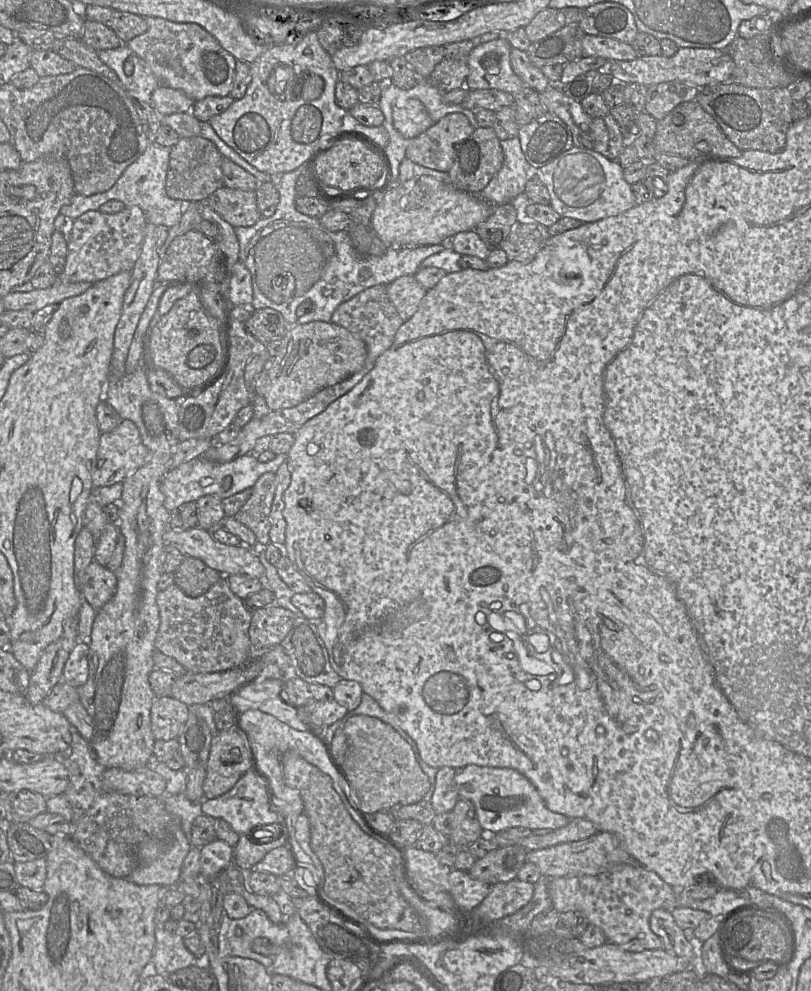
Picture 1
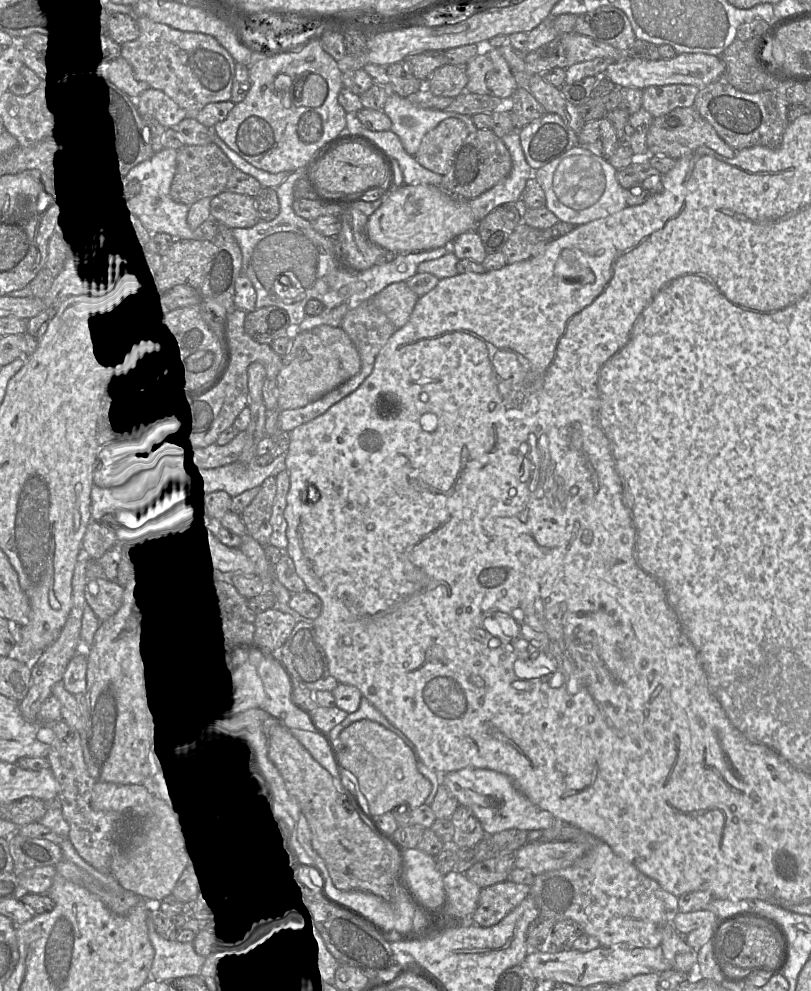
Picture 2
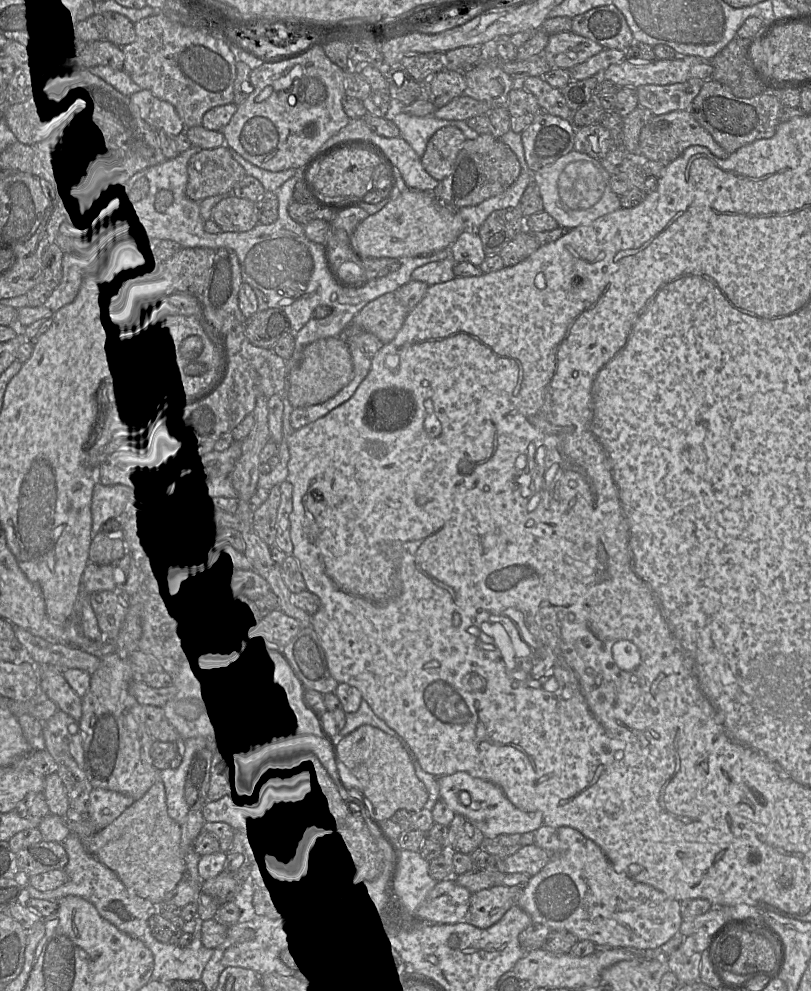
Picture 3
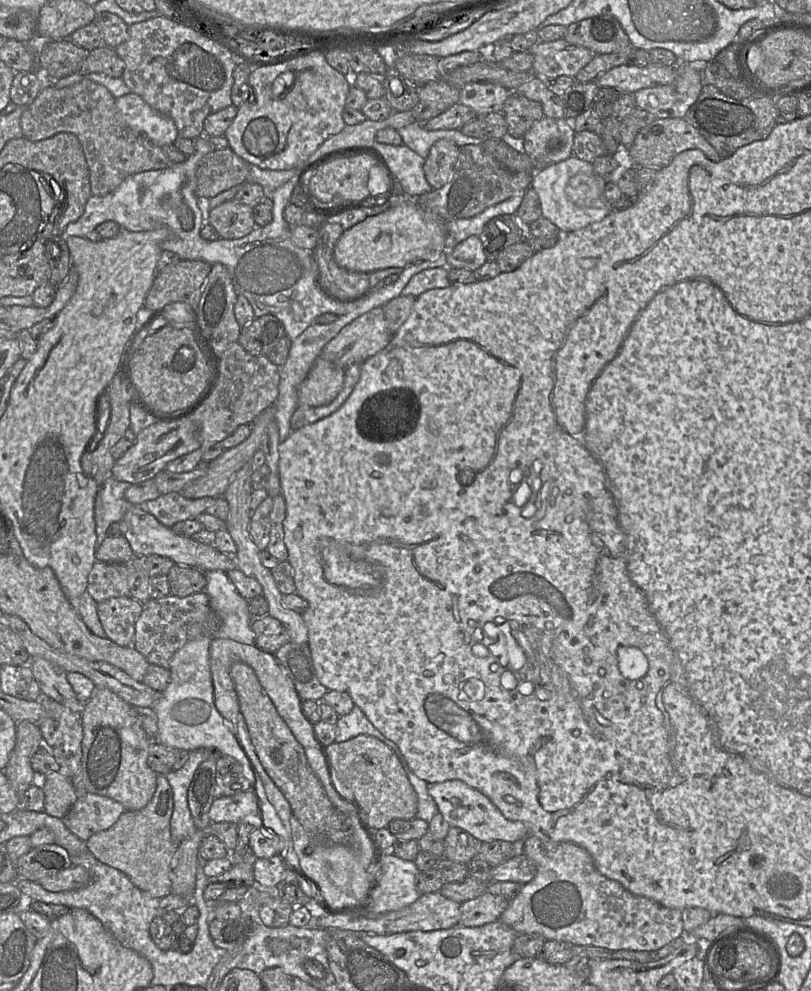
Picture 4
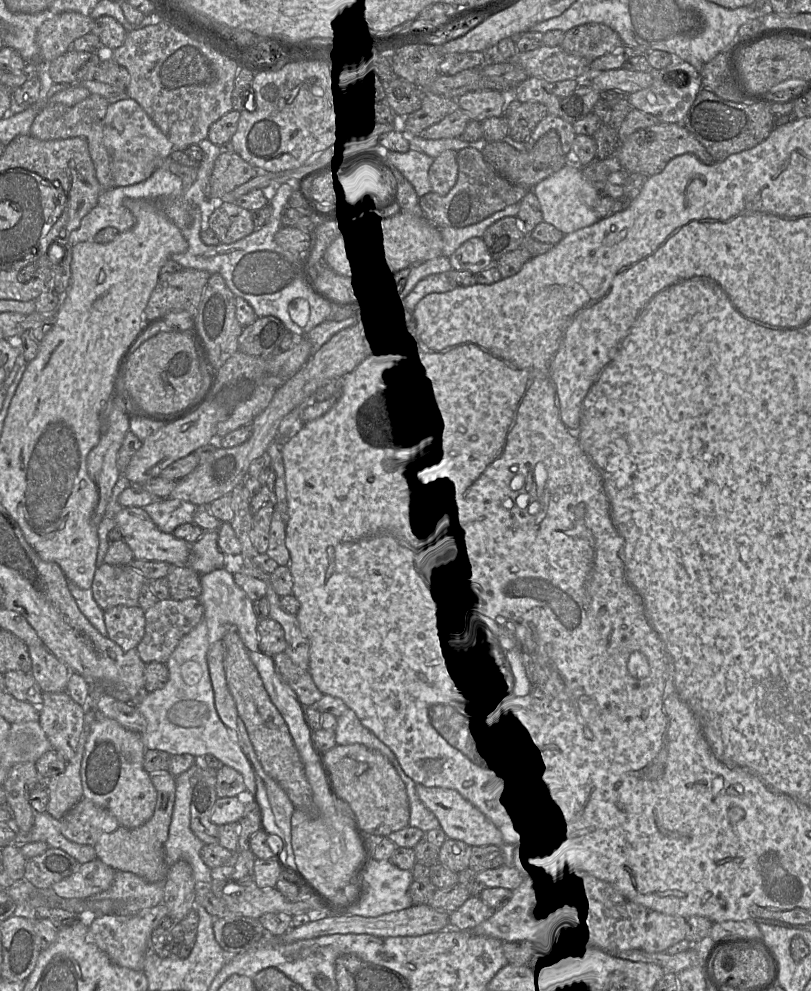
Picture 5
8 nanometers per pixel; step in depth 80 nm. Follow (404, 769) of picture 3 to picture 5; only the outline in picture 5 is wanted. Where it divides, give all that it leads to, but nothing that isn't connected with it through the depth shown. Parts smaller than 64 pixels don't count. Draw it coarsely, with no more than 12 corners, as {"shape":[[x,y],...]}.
{"shape":[[362,744],[321,754],[362,835],[409,825],[406,786]]}

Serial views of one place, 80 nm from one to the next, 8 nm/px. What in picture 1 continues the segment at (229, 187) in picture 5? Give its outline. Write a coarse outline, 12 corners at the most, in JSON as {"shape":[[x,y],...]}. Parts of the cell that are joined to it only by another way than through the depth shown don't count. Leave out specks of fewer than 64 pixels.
{"shape":[[202,136],[170,148],[167,195],[206,203],[224,186],[223,158]]}

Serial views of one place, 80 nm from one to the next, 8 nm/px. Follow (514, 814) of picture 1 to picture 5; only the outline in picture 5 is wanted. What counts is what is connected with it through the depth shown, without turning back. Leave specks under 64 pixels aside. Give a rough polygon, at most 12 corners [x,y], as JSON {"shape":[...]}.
{"shape":[[417,784],[447,838],[470,847],[507,844],[457,791]]}

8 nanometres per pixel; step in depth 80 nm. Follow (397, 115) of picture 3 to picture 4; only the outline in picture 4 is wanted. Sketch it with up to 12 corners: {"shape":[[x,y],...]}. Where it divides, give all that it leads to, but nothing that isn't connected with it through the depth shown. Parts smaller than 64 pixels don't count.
{"shape":[[419,122],[397,131],[403,144],[423,158],[439,139],[459,147],[483,141],[460,129],[427,130]]}

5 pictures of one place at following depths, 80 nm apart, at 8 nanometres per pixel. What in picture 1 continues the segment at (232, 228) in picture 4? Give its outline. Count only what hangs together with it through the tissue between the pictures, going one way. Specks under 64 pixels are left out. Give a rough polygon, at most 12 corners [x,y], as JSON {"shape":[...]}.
{"shape":[[223,186],[206,200],[225,221],[260,220],[256,192]]}

